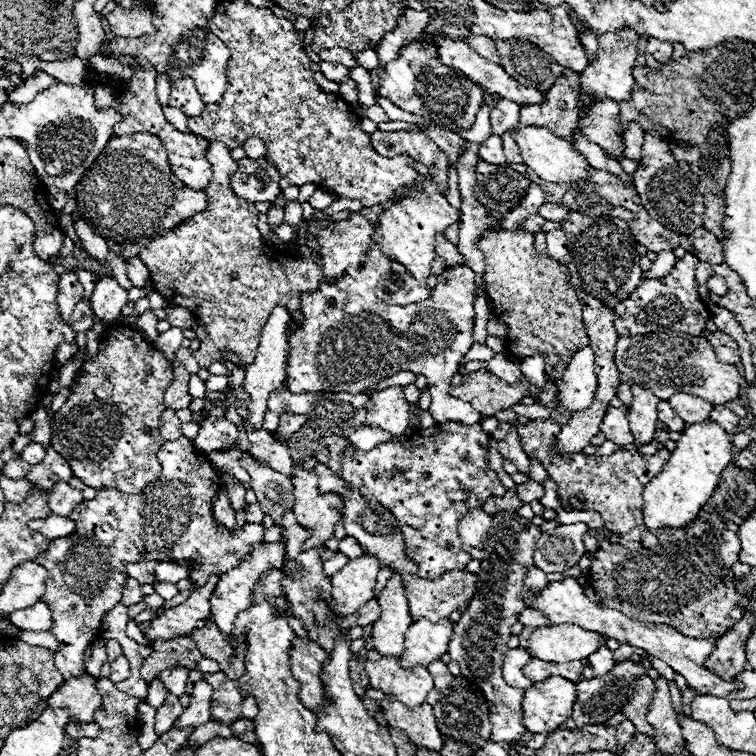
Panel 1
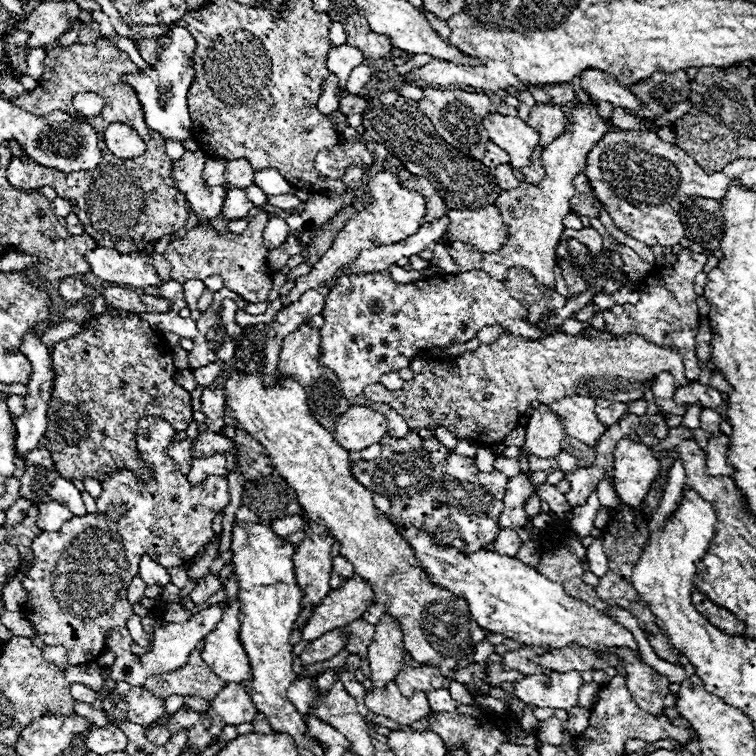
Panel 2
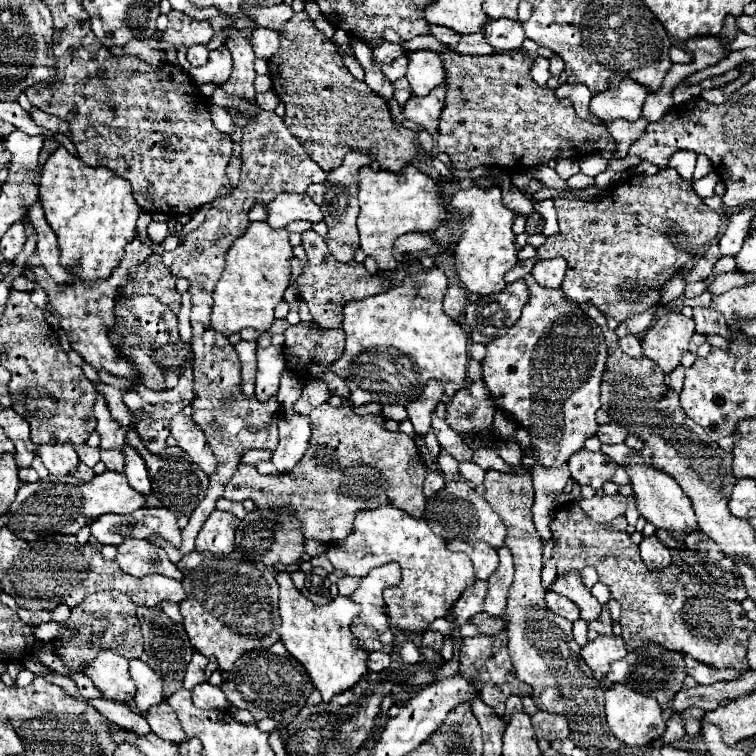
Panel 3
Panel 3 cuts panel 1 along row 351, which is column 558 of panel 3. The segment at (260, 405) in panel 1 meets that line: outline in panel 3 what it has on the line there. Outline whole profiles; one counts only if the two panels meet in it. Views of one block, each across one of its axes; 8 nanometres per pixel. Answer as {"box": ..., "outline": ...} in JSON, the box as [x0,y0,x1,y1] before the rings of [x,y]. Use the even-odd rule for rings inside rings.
{"box":[532,258,566,288],"outline":[[[552,258],[552,260],[538,260],[532,276],[542,288],[560,288],[566,274],[566,260]]]}

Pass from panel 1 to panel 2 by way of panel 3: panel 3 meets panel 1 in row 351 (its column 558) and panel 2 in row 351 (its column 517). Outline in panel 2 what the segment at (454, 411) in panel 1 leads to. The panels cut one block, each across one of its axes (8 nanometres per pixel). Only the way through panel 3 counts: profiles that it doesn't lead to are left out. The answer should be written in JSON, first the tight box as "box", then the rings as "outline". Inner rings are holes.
{"box":[320,270,540,436],"outline":[[[386,270],[376,272],[376,274],[344,275],[337,282],[338,284],[328,295],[326,308],[322,310],[324,326],[320,328],[320,336],[322,336],[320,364],[324,364],[326,368],[336,372],[350,406],[360,404],[360,406],[376,408],[376,412],[382,412],[384,418],[388,418],[388,434],[394,434],[394,436],[406,436],[406,432],[408,432],[406,422],[396,412],[392,412],[390,406],[372,402],[364,396],[364,388],[368,384],[378,382],[382,374],[396,372],[396,370],[408,366],[412,362],[412,358],[416,358],[420,352],[424,352],[430,346],[442,348],[446,344],[450,344],[452,340],[466,342],[466,340],[474,338],[484,326],[500,326],[514,336],[524,336],[530,340],[540,338],[540,322],[530,324],[526,308],[516,298],[510,296],[508,288],[500,280],[490,278],[482,270],[470,270],[470,272],[462,272],[458,276],[444,274],[444,276],[436,276],[430,280],[418,280],[418,284],[394,284],[390,280],[390,276],[386,274]]]}

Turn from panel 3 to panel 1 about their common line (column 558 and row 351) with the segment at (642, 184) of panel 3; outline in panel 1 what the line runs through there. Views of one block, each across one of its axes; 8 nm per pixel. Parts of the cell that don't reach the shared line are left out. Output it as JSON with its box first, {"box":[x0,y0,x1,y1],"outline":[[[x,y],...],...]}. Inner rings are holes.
{"box":[138,142,324,368],"outline":[[[210,142],[208,160],[212,162],[212,182],[206,186],[208,206],[206,210],[194,214],[180,226],[172,228],[168,234],[158,236],[146,248],[138,252],[138,258],[150,270],[150,282],[158,294],[162,294],[168,304],[188,308],[198,320],[202,320],[206,328],[206,338],[194,358],[200,362],[202,368],[208,368],[212,362],[228,362],[226,350],[232,350],[244,364],[252,364],[256,356],[256,348],[260,344],[262,326],[268,322],[270,312],[276,306],[284,306],[292,320],[290,320],[290,334],[300,326],[300,294],[318,290],[324,274],[314,256],[308,258],[292,258],[284,254],[276,254],[270,246],[260,242],[258,232],[258,212],[254,204],[236,198],[230,188],[230,178],[238,168],[238,162],[230,156],[230,150],[222,142]]]}

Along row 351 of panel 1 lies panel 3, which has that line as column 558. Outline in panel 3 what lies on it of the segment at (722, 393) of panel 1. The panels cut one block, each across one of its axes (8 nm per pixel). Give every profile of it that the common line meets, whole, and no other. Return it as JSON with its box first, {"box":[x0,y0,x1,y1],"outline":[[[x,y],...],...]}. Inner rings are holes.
{"box":[484,470,620,752],"outline":[[[496,470],[486,472],[484,498],[500,514],[506,524],[506,546],[514,556],[516,576],[508,590],[508,652],[516,670],[516,678],[534,688],[532,698],[540,710],[566,716],[572,738],[582,748],[604,748],[610,752],[620,750],[620,742],[608,732],[604,720],[604,686],[598,684],[580,656],[580,646],[572,636],[572,622],[550,612],[544,604],[542,572],[542,542],[532,522],[534,488],[530,474],[502,474]]]}

